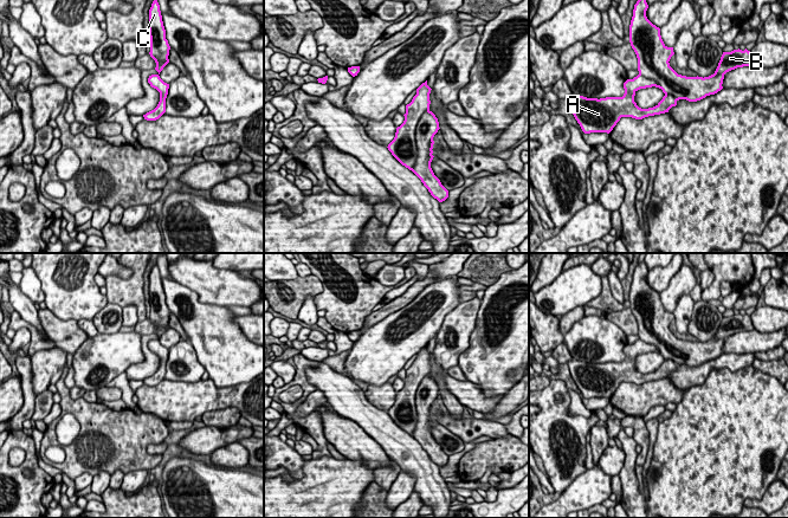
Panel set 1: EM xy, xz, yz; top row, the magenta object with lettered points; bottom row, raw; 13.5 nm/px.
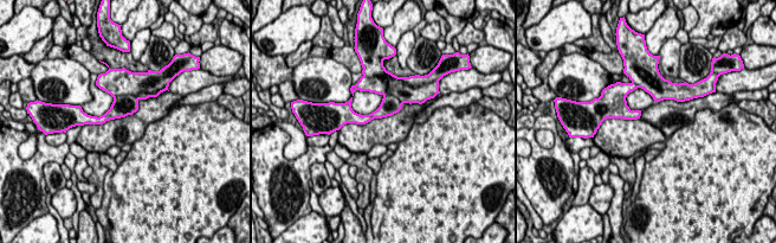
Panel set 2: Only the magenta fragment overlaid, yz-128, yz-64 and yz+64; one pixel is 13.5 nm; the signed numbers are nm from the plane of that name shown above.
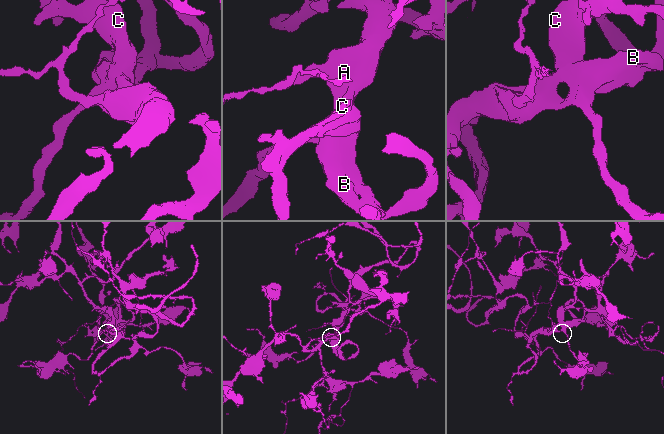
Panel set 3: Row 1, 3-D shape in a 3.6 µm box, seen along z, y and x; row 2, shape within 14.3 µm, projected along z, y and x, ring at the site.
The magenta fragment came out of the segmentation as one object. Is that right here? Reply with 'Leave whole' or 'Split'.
Leave whole

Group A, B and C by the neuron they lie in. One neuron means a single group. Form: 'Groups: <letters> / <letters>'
Groups: A B C

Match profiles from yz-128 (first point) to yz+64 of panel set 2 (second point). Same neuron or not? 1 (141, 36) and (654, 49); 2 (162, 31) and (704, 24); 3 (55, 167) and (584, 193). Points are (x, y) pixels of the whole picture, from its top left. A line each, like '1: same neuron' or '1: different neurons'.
1: different neurons
2: same neuron
3: same neuron

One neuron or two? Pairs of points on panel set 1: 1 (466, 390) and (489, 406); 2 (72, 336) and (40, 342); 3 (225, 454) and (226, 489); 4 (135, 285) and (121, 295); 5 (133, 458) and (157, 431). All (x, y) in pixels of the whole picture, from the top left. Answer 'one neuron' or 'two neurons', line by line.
1: one neuron
2: two neurons
3: two neurons
4: one neuron
5: one neuron

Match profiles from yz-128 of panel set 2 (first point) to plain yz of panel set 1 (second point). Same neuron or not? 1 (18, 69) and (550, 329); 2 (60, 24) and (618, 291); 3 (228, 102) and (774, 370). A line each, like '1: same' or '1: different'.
1: same
2: different
3: same

